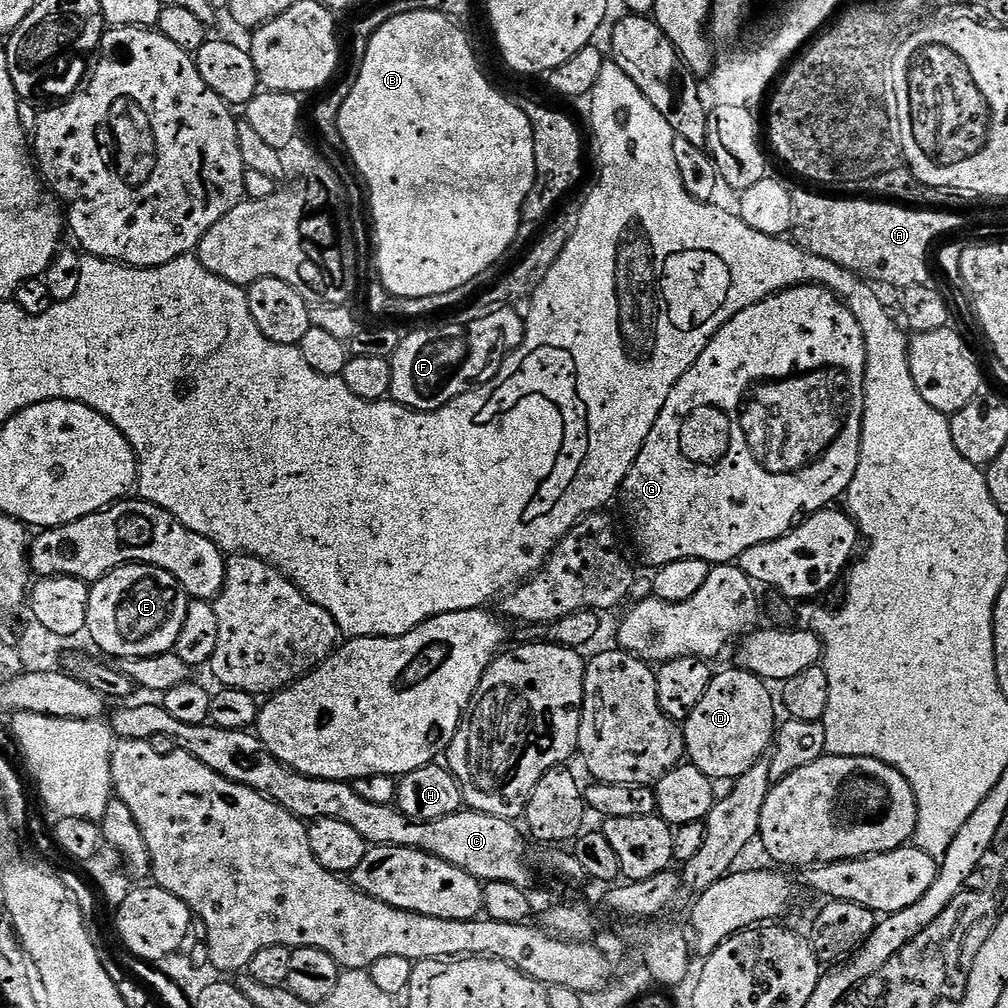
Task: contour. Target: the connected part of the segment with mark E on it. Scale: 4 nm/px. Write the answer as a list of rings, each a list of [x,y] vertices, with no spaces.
[[[124,564],[121,568],[107,572],[89,587],[86,636],[105,652],[103,653],[105,657],[116,656],[115,658],[120,660],[129,660],[166,654],[176,647],[182,622],[186,620],[189,599],[188,593],[180,585],[178,578],[174,578],[174,574],[156,568],[152,564]]]

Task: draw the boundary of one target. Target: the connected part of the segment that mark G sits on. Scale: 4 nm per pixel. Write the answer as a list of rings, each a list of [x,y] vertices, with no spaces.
[[[800,284],[797,288],[787,288],[785,292],[775,292],[773,296],[767,296],[762,302],[758,302],[754,306],[746,306],[746,310],[734,314],[734,318],[730,318],[730,322],[726,322],[726,326],[722,326],[708,339],[706,350],[702,350],[698,362],[694,362],[694,366],[690,370],[686,370],[686,374],[682,374],[678,386],[674,386],[674,390],[670,390],[670,398],[666,398],[666,406],[662,406],[662,410],[658,414],[658,422],[654,422],[654,430],[650,430],[650,438],[646,438],[646,442],[634,462],[634,466],[630,466],[630,474],[626,474],[624,479],[622,485],[624,512],[628,515],[629,522],[632,523],[632,536],[636,539],[637,546],[640,547],[640,556],[649,564],[649,569],[655,570],[666,566],[670,562],[682,562],[686,558],[698,558],[713,566],[739,561],[740,556],[746,554],[746,550],[750,550],[750,546],[758,546],[762,542],[777,540],[779,536],[785,536],[786,533],[791,532],[797,521],[805,514],[819,512],[835,505],[832,503],[839,496],[841,499],[847,493],[850,482],[854,478],[854,470],[858,470],[860,439],[862,438],[862,418],[864,417],[865,374],[866,338],[862,338],[862,326],[858,326],[858,318],[854,318],[854,314],[850,314],[847,303],[841,300],[839,296],[835,296],[829,288],[823,288],[817,284]]]

